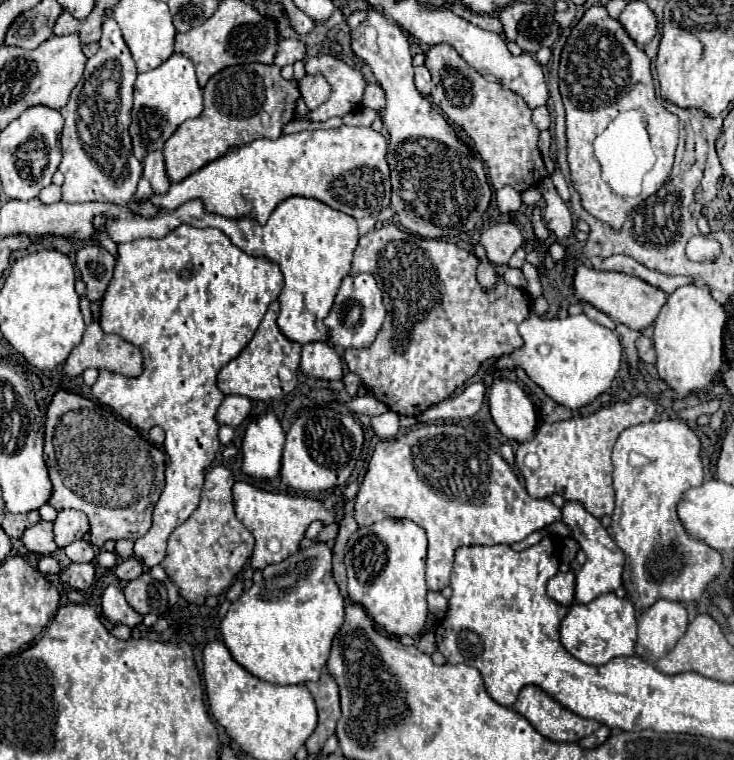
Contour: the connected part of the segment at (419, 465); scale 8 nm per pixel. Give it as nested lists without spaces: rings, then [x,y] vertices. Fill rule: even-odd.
[[[433,424],[403,430],[395,438],[381,440],[369,460],[369,470],[355,496],[355,520],[359,526],[373,524],[385,516],[409,518],[421,524],[429,538],[429,558],[427,558],[427,588],[441,592],[449,586],[449,574],[453,566],[455,548],[461,544],[515,544],[525,540],[531,532],[537,532],[557,520],[561,520],[561,510],[549,500],[535,500],[527,494],[525,486],[519,482],[509,464],[475,432],[461,426]]]

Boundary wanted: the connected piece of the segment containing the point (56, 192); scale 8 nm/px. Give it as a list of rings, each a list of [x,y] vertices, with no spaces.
[[[49,184],[49,186],[45,186],[45,188],[39,192],[37,198],[39,198],[41,202],[45,202],[45,204],[53,204],[53,202],[61,200],[61,188],[55,186],[55,184]]]

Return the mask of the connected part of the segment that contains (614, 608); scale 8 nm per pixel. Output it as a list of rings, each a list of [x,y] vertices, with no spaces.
[[[613,592],[601,594],[589,604],[573,604],[561,620],[561,644],[577,660],[593,666],[601,666],[617,656],[633,656],[637,640],[635,608],[627,598],[619,598]]]

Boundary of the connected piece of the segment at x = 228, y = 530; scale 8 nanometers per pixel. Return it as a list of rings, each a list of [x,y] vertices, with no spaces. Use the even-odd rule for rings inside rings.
[[[223,466],[211,468],[205,476],[205,505],[199,505],[182,526],[171,532],[167,541],[167,561],[162,561],[161,566],[171,578],[171,582],[179,588],[179,594],[195,606],[201,606],[207,596],[219,596],[227,592],[233,580],[237,578],[237,574],[243,571],[243,567],[253,554],[255,539],[251,536],[251,532],[235,518],[235,508],[233,508],[233,498],[231,498],[233,482],[235,478],[227,468]]]

